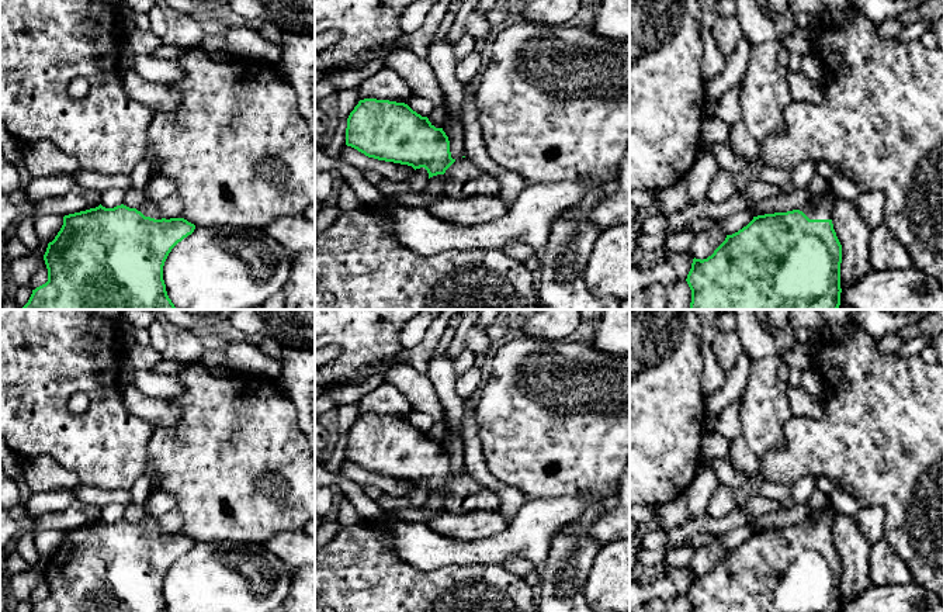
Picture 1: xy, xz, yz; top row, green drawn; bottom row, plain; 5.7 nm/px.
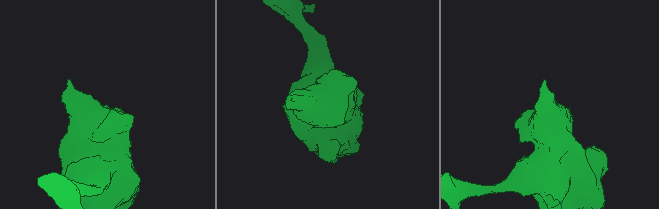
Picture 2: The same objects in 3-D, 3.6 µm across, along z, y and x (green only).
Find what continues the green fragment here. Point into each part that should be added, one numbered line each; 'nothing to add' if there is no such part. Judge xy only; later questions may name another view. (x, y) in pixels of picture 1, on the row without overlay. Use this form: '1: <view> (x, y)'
1: xy (149, 524)

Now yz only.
1: yz (821, 522)

